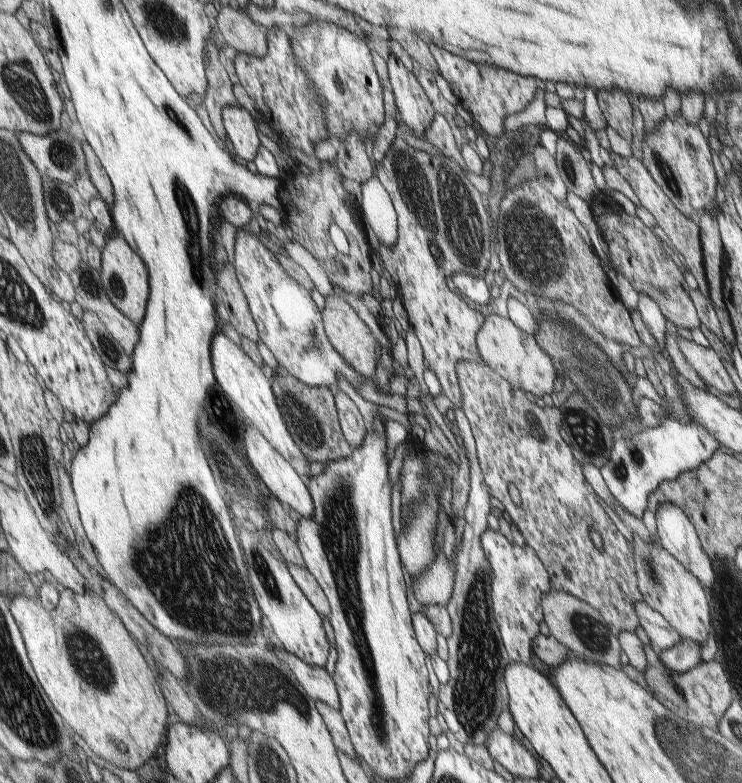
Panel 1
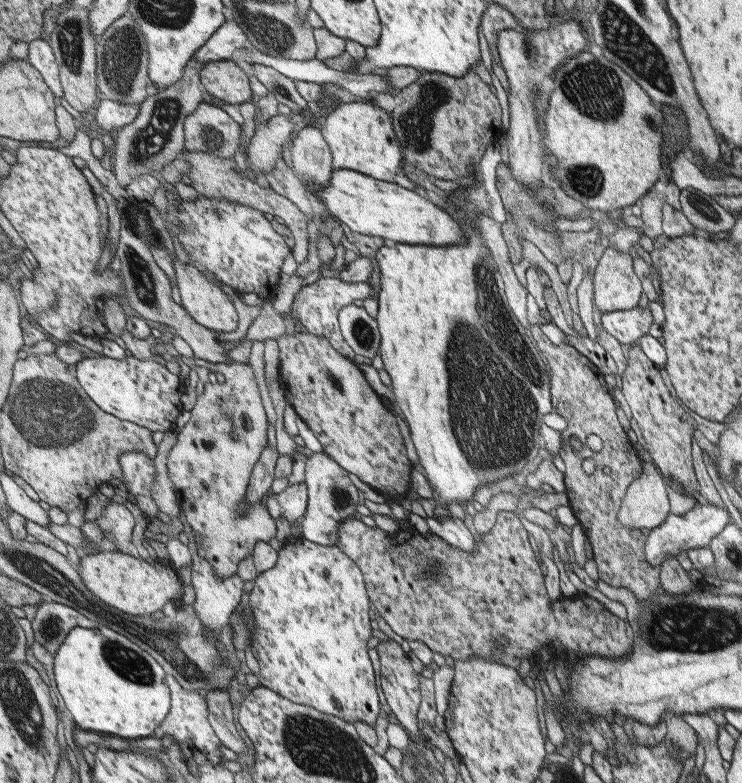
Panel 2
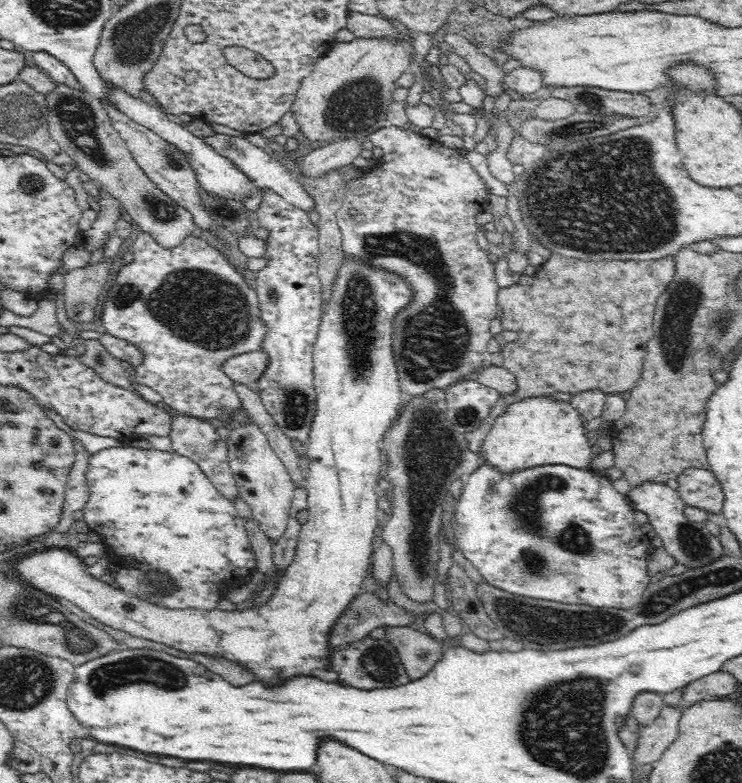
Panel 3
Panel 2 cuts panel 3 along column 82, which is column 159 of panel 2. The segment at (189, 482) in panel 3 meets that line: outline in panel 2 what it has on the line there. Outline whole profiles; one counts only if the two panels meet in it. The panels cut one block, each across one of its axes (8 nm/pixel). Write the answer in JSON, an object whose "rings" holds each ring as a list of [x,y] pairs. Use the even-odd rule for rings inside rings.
{"rings":[[[132,451],[121,456],[121,463],[125,472],[124,482],[136,497],[138,506],[147,518],[158,519],[160,506],[152,494],[152,488],[158,476],[156,460],[147,452]]]}

